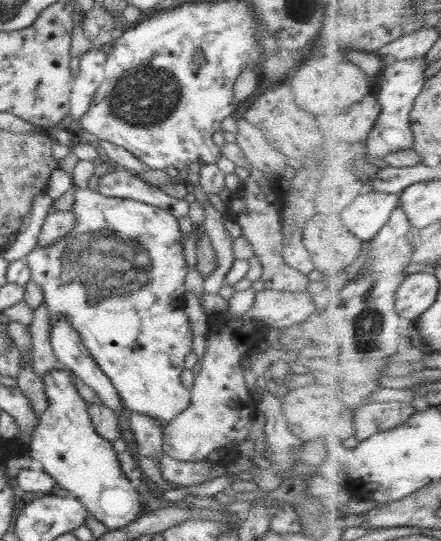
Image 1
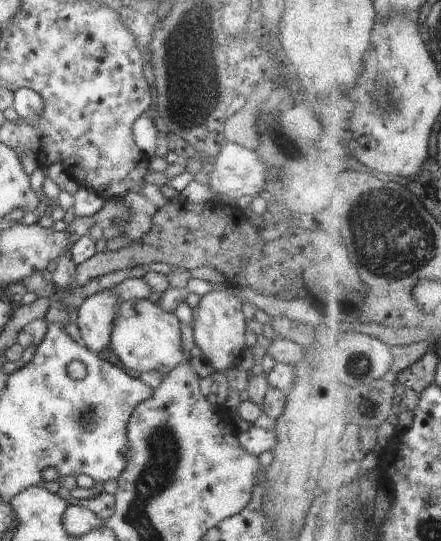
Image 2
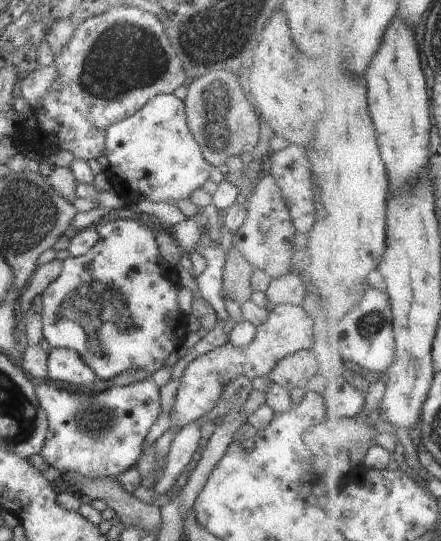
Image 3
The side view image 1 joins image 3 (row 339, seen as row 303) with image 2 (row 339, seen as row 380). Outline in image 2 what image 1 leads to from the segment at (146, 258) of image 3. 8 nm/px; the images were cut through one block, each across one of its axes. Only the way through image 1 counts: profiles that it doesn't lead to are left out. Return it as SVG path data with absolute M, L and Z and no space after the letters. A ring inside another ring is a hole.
M149 299L121 302L109 348L126 368L141 373L154 371L167 375L189 360L189 354L182 348L181 322L178 317Z

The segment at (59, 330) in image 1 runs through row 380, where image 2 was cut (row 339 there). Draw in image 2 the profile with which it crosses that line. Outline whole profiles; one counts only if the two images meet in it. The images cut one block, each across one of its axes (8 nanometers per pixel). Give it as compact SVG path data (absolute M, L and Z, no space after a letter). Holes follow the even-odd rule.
M112 288L103 289L83 300L74 323L86 348L98 354L109 347L121 302L124 302L121 296Z

